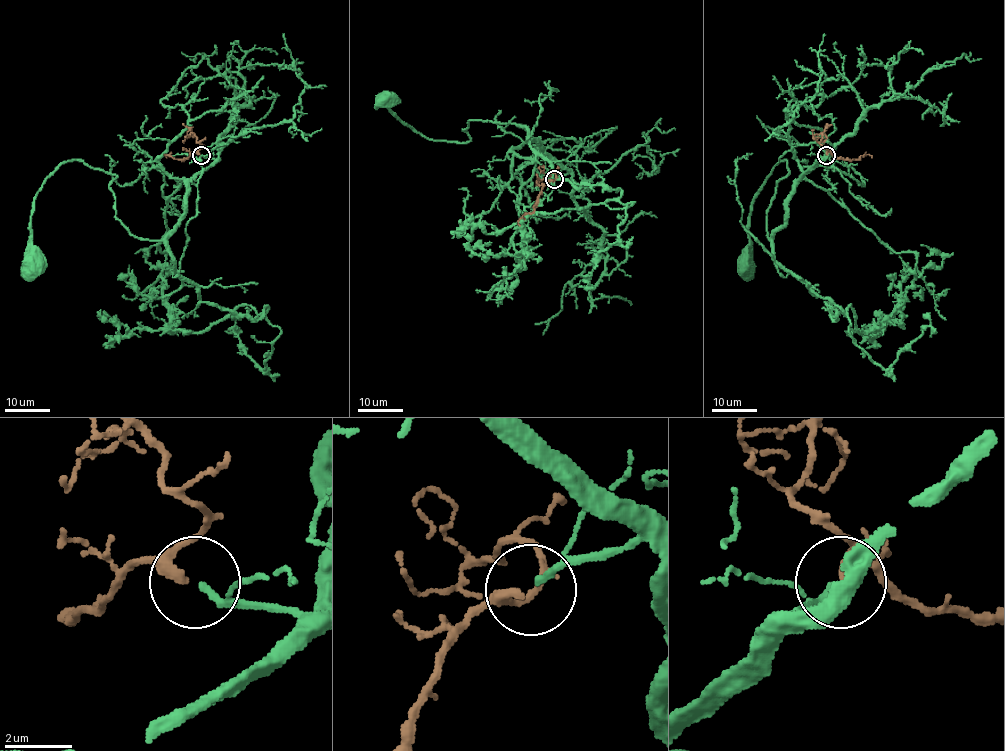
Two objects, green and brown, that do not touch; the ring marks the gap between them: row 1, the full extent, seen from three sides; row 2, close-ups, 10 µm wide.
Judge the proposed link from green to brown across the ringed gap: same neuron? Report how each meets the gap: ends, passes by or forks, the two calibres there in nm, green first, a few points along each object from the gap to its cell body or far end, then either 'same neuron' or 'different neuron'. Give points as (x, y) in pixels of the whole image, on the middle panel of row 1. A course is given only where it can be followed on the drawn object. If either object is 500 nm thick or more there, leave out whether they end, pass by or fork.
green ends there; brown passes by; 200 nm thick on the green side, 240 nm on the other; green runs (555, 178), (568, 172), (515, 124), (469, 120), (462, 129), (470, 140), (437, 141), (399, 119), (386, 98); brown runs (553, 180), (543, 188), (534, 210), (519, 219), (520, 225); same neuron

